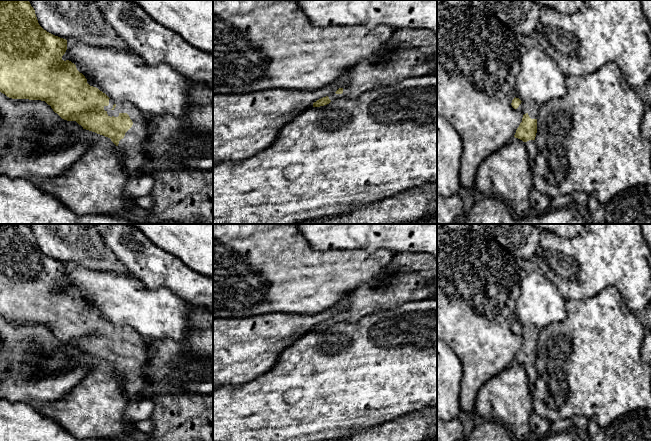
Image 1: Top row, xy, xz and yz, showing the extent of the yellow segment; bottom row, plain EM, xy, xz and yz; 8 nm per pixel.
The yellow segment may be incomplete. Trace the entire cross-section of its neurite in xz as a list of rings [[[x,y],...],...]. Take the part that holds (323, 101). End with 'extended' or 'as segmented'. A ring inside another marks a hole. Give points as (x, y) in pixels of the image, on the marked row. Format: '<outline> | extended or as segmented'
[[[396,29],[390,38],[384,57],[378,61],[364,60],[354,66],[348,71],[349,84],[317,100],[313,103],[313,107],[327,105],[338,98],[355,99],[368,90],[423,76],[435,66],[437,66],[437,34],[427,29]]] | extended

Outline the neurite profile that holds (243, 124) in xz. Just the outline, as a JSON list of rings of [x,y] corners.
[[[345,72],[334,82],[313,91],[268,89],[255,93],[213,95],[213,165],[226,160],[237,162],[271,146],[284,125],[313,107],[313,103],[317,100],[335,93],[339,88],[344,88],[348,84],[349,74]]]

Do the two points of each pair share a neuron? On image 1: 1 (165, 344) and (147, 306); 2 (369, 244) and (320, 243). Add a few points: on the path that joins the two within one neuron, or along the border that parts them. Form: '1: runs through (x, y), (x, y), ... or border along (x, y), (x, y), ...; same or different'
1: border along (159, 339), (172, 339), (181, 343); different
2: runs through (357, 239), (332, 239); same

